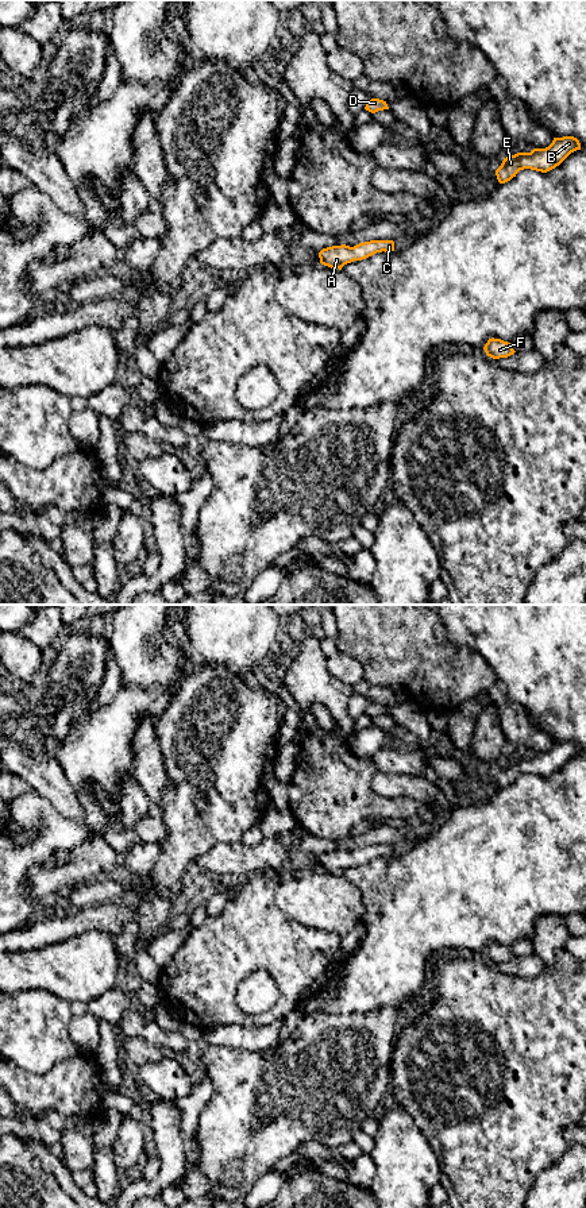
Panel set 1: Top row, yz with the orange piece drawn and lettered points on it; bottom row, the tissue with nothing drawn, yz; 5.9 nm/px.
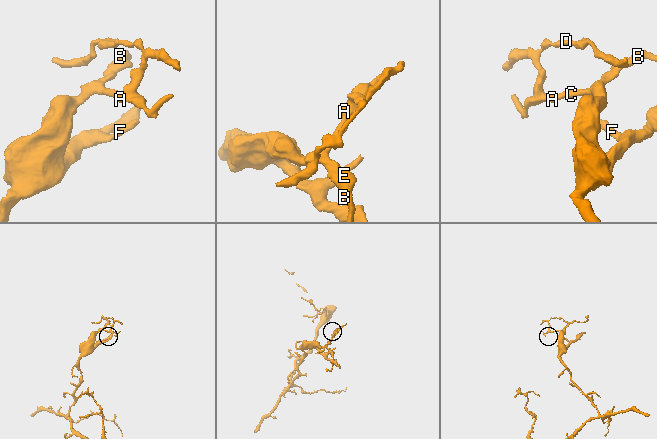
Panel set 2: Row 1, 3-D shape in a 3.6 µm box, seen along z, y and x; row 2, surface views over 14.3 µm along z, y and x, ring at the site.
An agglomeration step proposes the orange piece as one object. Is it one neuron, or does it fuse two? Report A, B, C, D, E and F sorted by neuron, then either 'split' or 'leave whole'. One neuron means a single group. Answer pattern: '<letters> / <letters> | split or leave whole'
A B C D E F | leave whole

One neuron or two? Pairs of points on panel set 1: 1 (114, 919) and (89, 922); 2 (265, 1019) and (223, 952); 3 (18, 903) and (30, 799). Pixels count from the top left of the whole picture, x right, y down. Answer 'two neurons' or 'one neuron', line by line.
1: one neuron
2: one neuron
3: one neuron

